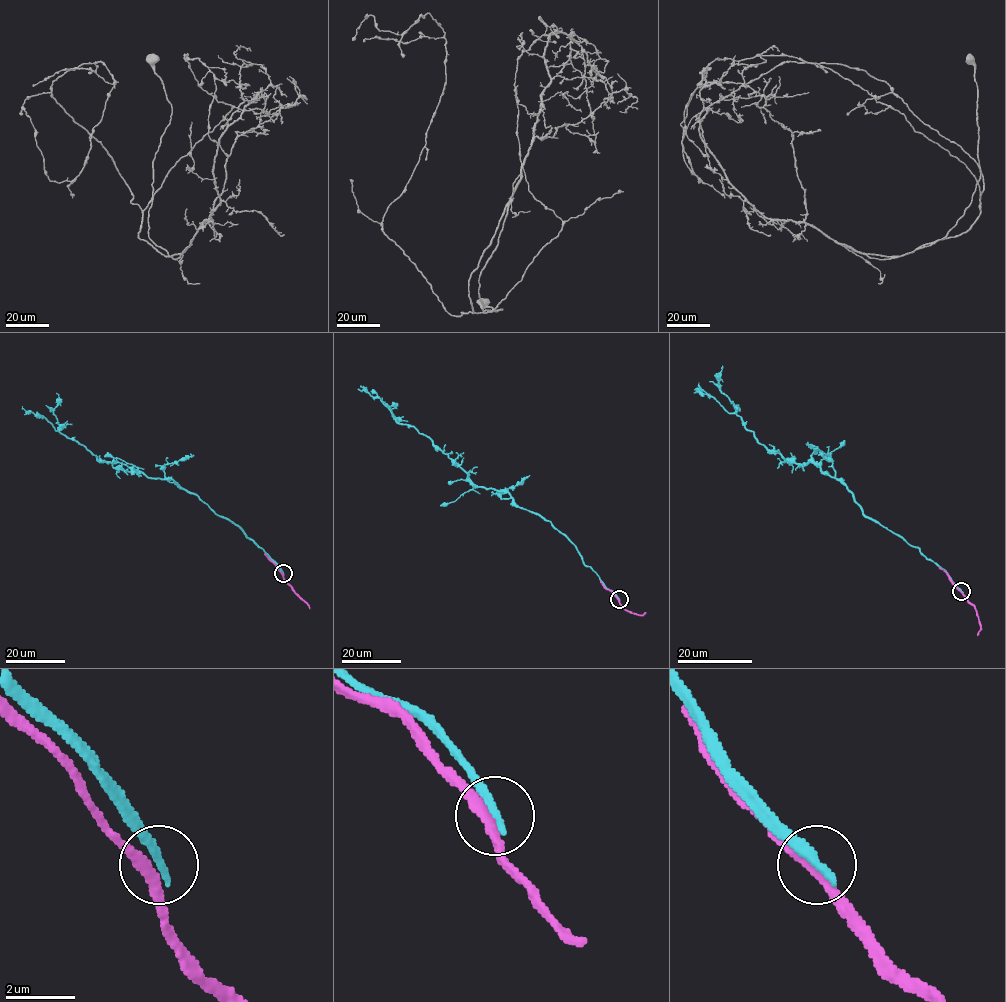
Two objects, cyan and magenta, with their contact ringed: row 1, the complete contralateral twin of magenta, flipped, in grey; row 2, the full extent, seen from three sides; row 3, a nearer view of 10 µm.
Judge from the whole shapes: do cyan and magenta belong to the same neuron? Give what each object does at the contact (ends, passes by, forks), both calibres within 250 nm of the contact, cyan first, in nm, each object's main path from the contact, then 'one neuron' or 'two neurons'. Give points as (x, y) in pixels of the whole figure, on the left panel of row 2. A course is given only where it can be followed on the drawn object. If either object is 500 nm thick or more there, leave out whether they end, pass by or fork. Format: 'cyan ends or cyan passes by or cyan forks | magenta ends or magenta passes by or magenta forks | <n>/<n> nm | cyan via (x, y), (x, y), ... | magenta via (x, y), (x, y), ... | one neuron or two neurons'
cyan ends | magenta passes by | 320/240 nm | cyan via (283, 573), (238, 526), (172, 480), (149, 478), (100, 462), (42, 416), (22, 406) | magenta via (283, 573), (283, 579), (309, 608) | two neurons

